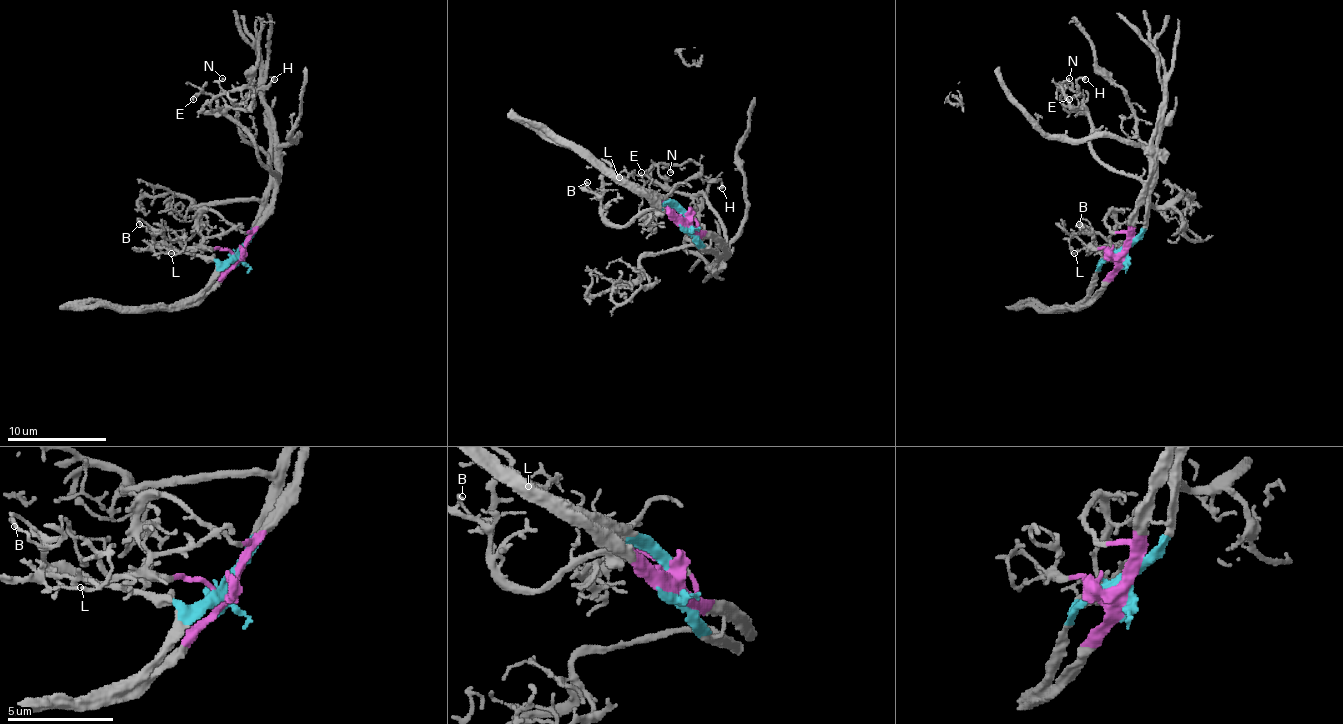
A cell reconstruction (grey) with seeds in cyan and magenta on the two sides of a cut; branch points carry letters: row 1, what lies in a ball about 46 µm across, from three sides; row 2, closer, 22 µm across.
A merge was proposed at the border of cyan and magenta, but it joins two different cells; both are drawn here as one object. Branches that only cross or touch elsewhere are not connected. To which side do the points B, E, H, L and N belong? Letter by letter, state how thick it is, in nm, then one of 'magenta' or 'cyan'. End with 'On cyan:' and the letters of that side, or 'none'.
B: calibre 180 nm; cyan
E: calibre 160 nm; magenta
H: calibre 220 nm; magenta
L: calibre 120 nm; magenta
N: calibre 180 nm; magenta
On cyan: B

